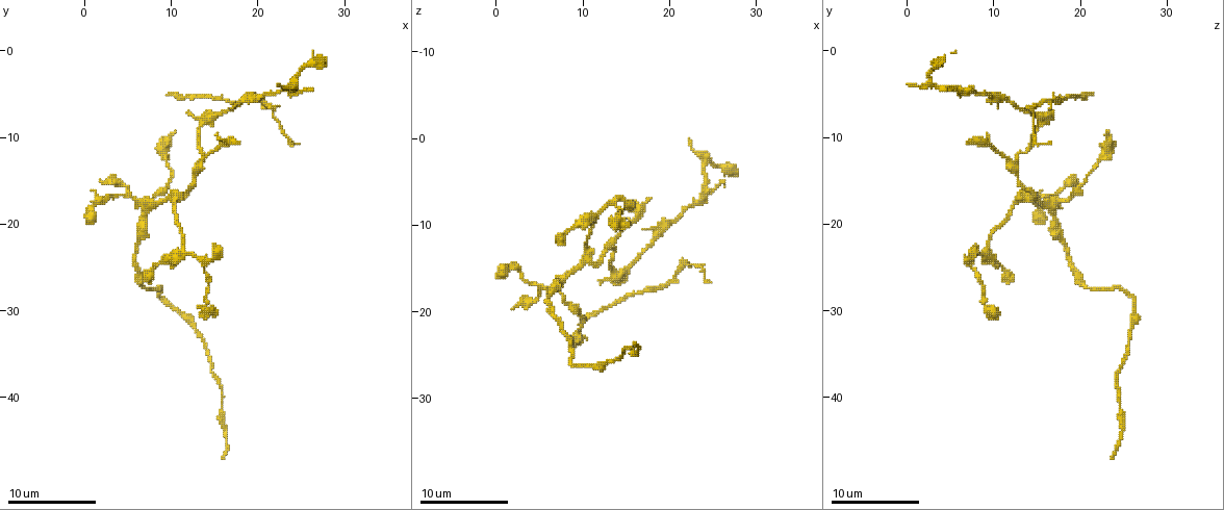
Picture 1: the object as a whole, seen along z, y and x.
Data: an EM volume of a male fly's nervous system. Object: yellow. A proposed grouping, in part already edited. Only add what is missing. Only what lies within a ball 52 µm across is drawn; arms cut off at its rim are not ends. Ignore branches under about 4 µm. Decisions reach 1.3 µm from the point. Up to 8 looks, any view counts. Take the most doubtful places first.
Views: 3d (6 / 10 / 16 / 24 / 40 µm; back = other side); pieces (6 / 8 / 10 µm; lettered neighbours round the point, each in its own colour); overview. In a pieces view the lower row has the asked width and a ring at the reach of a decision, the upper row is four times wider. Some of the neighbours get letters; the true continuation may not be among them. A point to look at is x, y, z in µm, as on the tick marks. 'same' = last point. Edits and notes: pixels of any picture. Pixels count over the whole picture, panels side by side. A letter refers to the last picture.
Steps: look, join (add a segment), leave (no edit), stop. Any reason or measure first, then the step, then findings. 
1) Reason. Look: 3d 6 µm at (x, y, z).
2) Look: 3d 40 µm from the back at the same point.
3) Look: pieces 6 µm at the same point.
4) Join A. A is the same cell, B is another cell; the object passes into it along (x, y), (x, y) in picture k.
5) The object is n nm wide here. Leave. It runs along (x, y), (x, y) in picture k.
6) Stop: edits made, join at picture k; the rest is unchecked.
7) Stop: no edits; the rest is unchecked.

Thin end. Look: 3d 10 µm at (26.0, 4.4, 5.2).

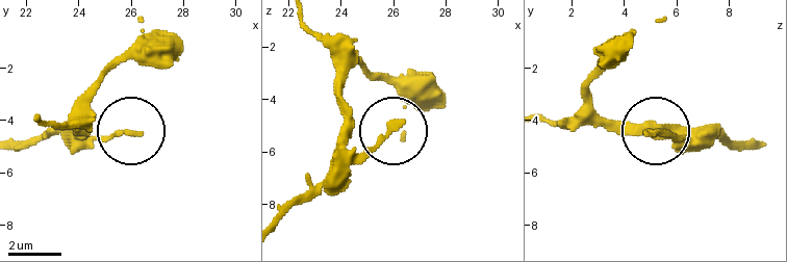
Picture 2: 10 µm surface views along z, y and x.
Look: pieces 10 µm at (26.2, 4.5, 5.0).

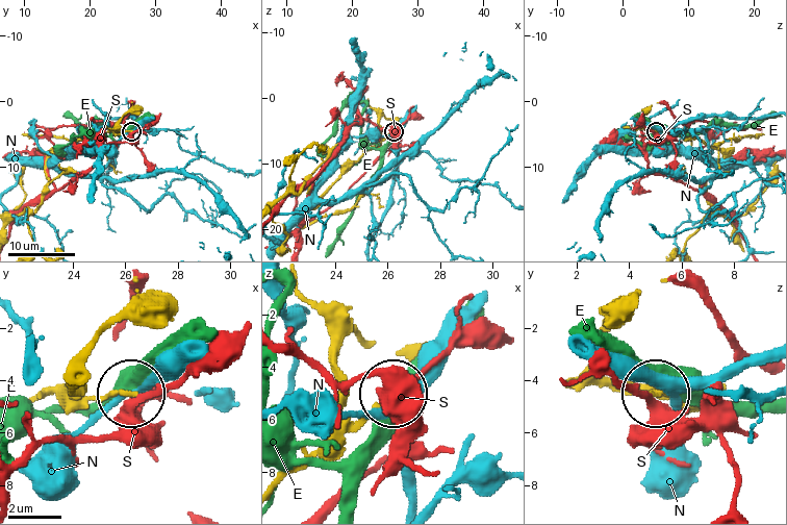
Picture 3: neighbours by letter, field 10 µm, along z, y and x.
The object is 190 nm wide here. Leave. E, N and S are other cells; no lettered segment goes on from it.

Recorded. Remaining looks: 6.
An open end. Look: 3d 6 µm at (7.6, 26.2, 12.0).

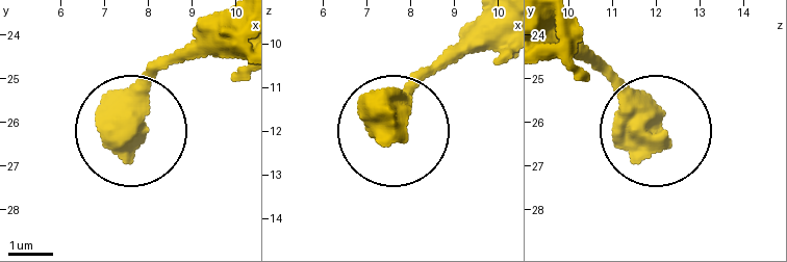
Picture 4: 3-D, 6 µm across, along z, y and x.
Look: pieces 10 µm at (7.40, 26.40, 12.20).

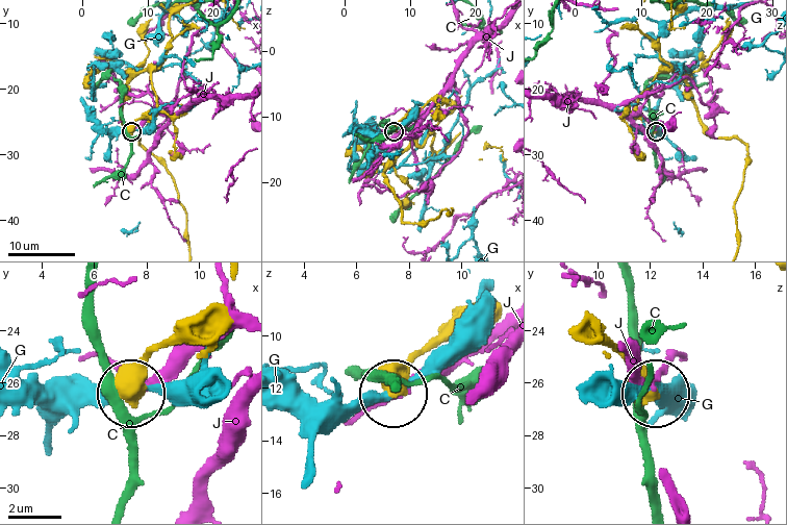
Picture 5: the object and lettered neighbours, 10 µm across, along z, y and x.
Leave. C, G and J are other cells; it runs along (440, 335), (394, 394) in picture 5; no lettered segment goes on from it.

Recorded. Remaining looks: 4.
An open end. Look: pieces 6 µm at (15.2, 22.6, 8.0).

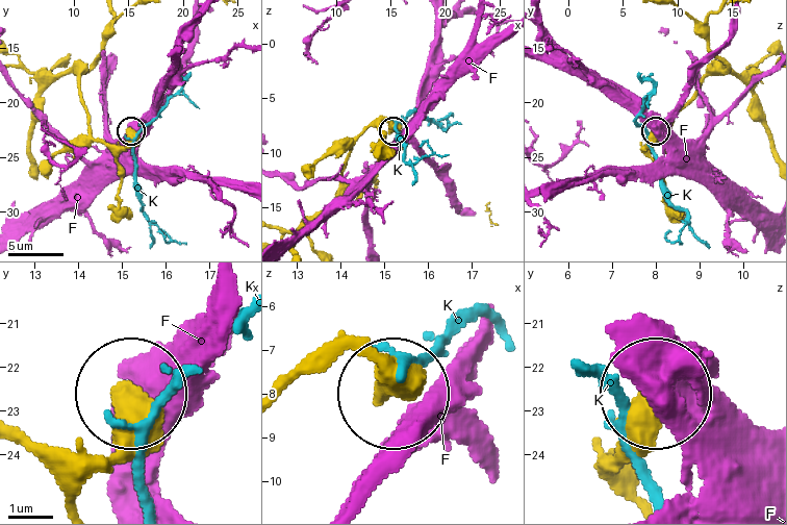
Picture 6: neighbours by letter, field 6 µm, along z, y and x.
The object is 520 nm wide here. Leave. F and K are other cells; no lettered segment goes on from it.

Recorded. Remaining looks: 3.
An open end. Look: pieces 10 µm at (17.6, 10.4, 6.8).

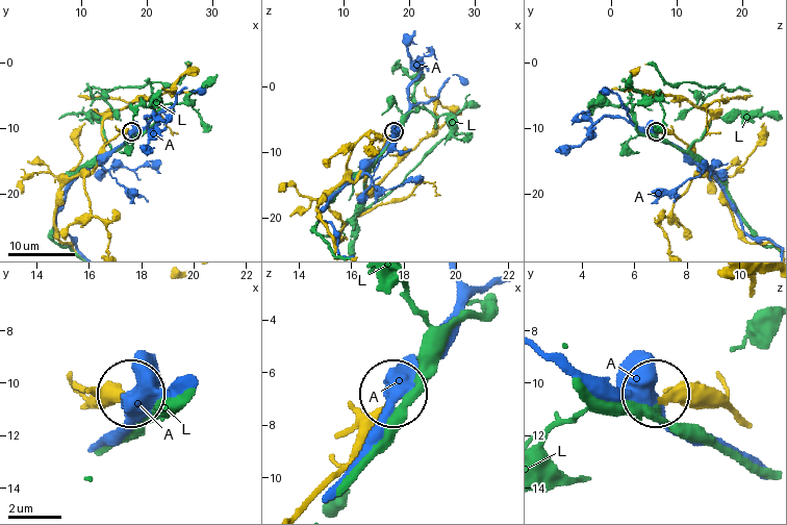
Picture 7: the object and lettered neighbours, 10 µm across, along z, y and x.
The object is 210 nm wide here. Leave. A and L are other cells; no lettered segment goes on from it.

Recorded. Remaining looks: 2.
Stop: no edits; the rest is unchecked.

